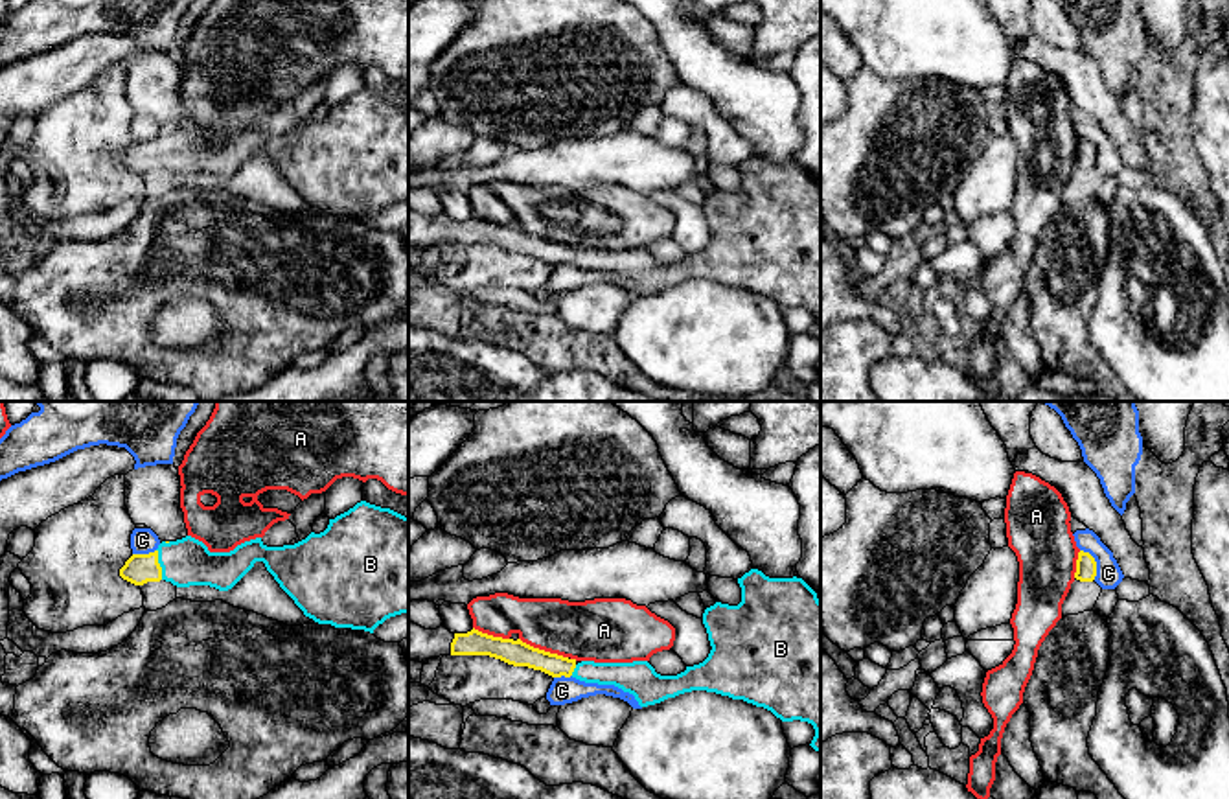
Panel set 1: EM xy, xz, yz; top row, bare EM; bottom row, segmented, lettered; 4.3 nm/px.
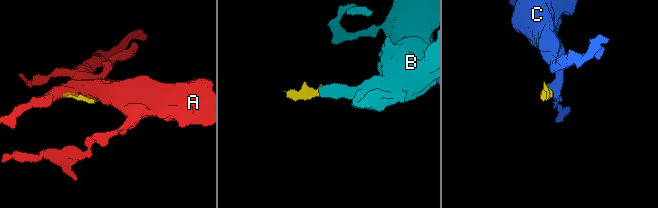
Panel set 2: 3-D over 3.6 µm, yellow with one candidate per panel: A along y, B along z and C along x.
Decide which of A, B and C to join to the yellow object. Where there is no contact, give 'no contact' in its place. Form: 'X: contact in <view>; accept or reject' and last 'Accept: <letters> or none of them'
A: contact in xz; reject
B: contact in xy; accept
C: contact in yz; reject
Accept: B

